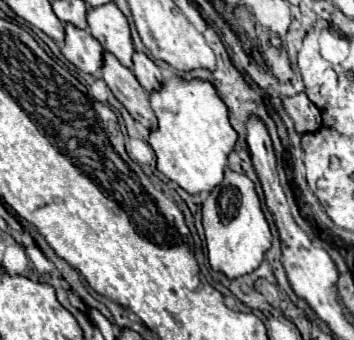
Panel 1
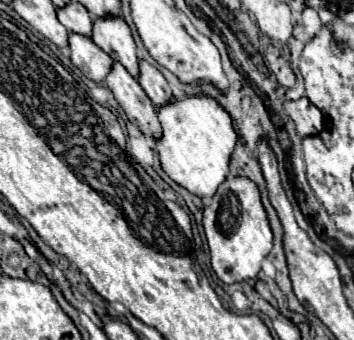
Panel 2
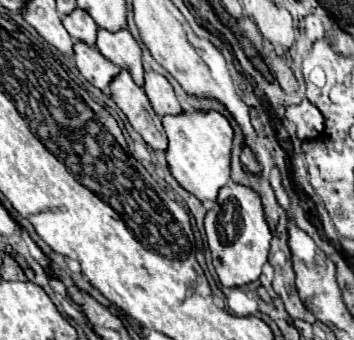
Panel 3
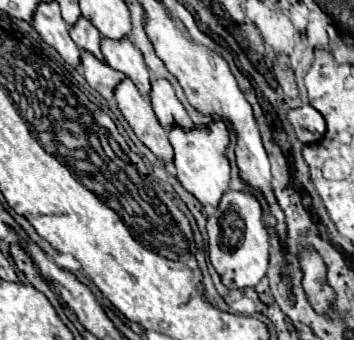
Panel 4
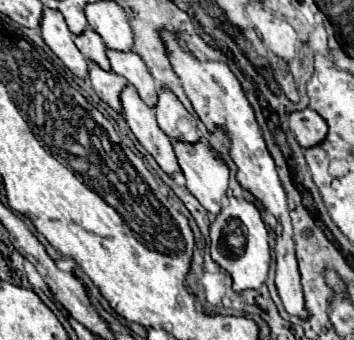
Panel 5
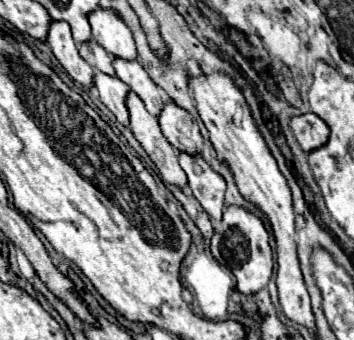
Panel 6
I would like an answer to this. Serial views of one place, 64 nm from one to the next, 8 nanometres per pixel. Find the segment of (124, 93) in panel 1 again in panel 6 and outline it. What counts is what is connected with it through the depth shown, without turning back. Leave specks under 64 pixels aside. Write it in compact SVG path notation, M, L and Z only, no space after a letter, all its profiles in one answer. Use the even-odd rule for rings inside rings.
M130 92L128 94L128 110L130 110L130 130L134 132L136 140L142 144L150 160L156 164L162 182L178 186L180 190L188 184L184 170L178 164L178 152L164 140L158 120L144 108L142 100Z

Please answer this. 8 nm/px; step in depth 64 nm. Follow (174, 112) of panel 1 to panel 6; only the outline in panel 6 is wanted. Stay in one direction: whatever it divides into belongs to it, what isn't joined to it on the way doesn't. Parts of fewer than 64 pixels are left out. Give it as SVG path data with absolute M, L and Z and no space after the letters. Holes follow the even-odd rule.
M180 152L180 166L188 176L188 184L196 200L202 204L202 208L208 212L212 220L220 222L224 210L224 192L226 192L224 178L216 174L204 158L200 156L194 158L186 152Z

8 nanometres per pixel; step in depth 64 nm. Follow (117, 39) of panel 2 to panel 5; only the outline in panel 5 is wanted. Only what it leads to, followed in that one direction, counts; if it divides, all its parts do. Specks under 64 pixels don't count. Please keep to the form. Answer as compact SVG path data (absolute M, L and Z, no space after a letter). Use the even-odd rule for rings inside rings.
M108 50L108 60L112 64L112 70L118 76L124 76L140 94L140 98L154 108L156 100L158 100L158 88L156 88L156 80L152 78L152 74L148 72L146 64L142 62L142 58L136 52L116 52L116 50Z

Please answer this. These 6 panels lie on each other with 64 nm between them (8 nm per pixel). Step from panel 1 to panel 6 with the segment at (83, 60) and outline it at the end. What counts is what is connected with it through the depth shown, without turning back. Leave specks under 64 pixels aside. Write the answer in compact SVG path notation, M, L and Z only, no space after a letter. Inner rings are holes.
M96 72L94 86L100 92L100 100L108 106L108 110L116 116L116 120L128 126L128 108L126 108L126 96L130 92L128 84L124 84L120 78L112 78L102 72Z

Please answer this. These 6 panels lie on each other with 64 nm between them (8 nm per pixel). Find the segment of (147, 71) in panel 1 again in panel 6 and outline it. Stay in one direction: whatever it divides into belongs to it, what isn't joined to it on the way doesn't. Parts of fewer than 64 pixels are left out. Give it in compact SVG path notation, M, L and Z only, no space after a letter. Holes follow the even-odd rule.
M170 102L164 106L158 120L162 134L178 152L188 152L190 156L202 154L202 146L204 146L202 134L198 130L198 124L186 110Z

